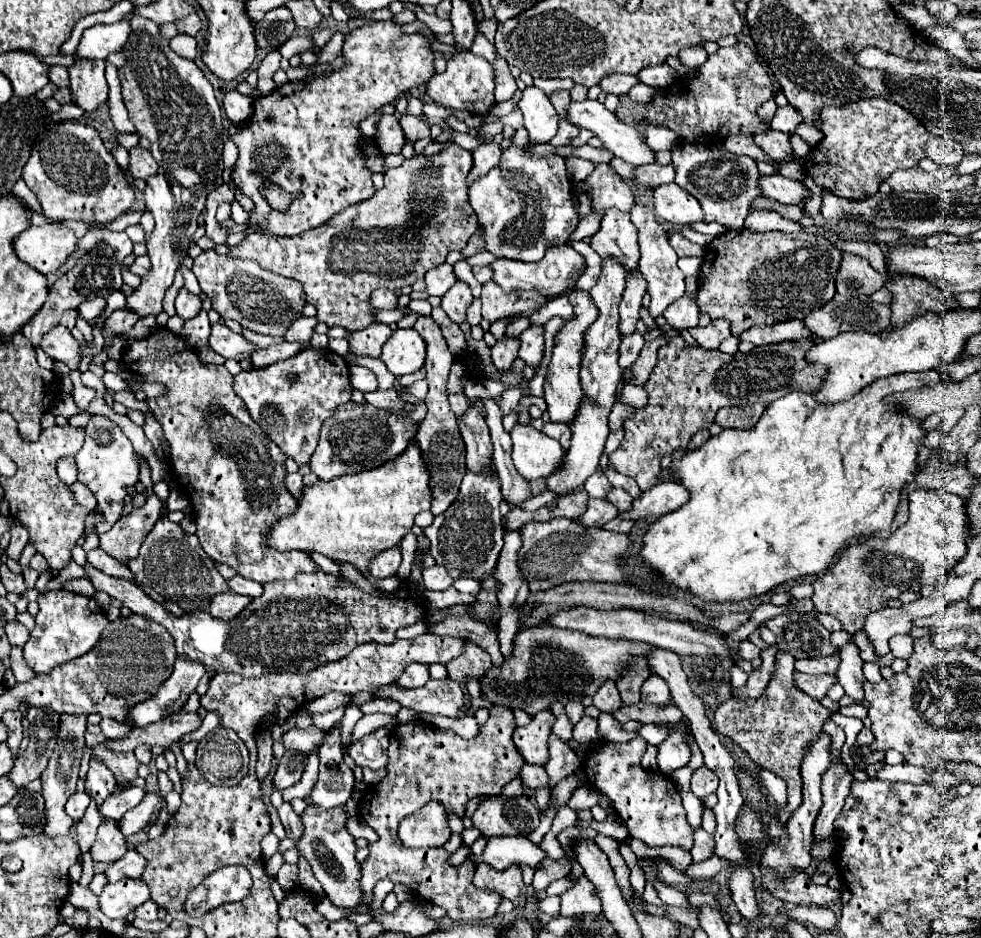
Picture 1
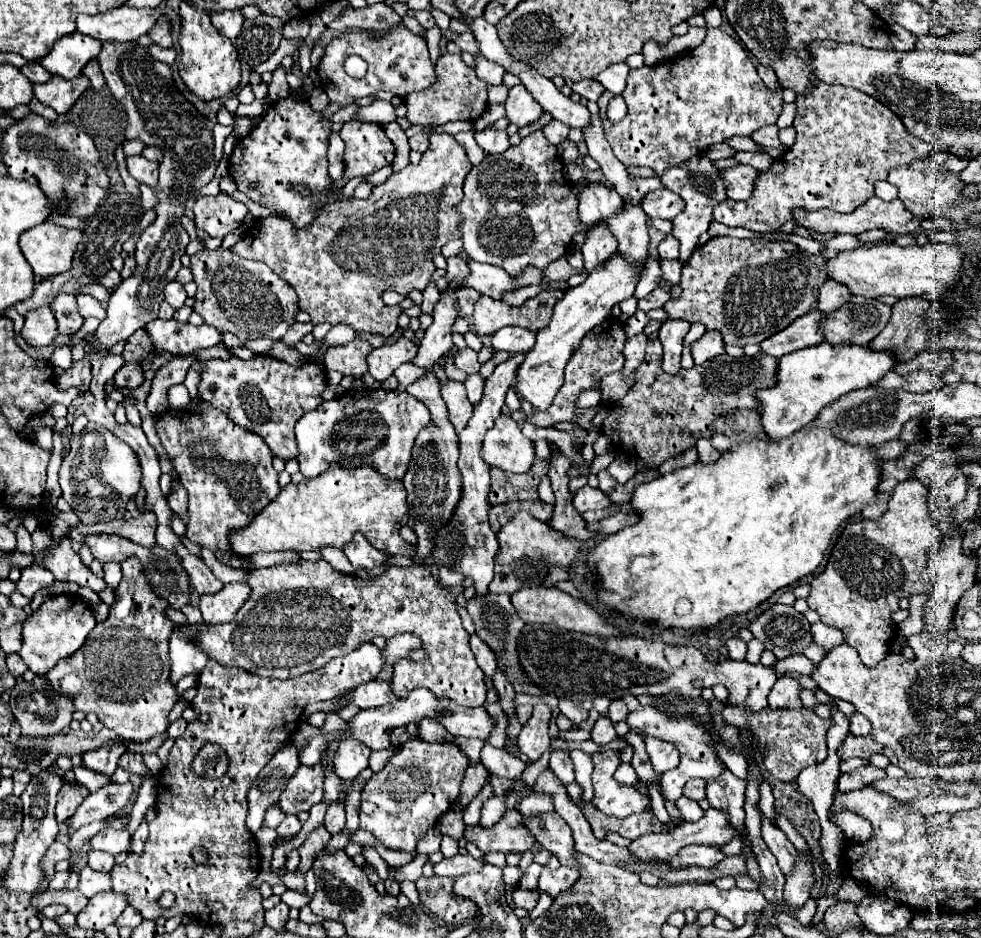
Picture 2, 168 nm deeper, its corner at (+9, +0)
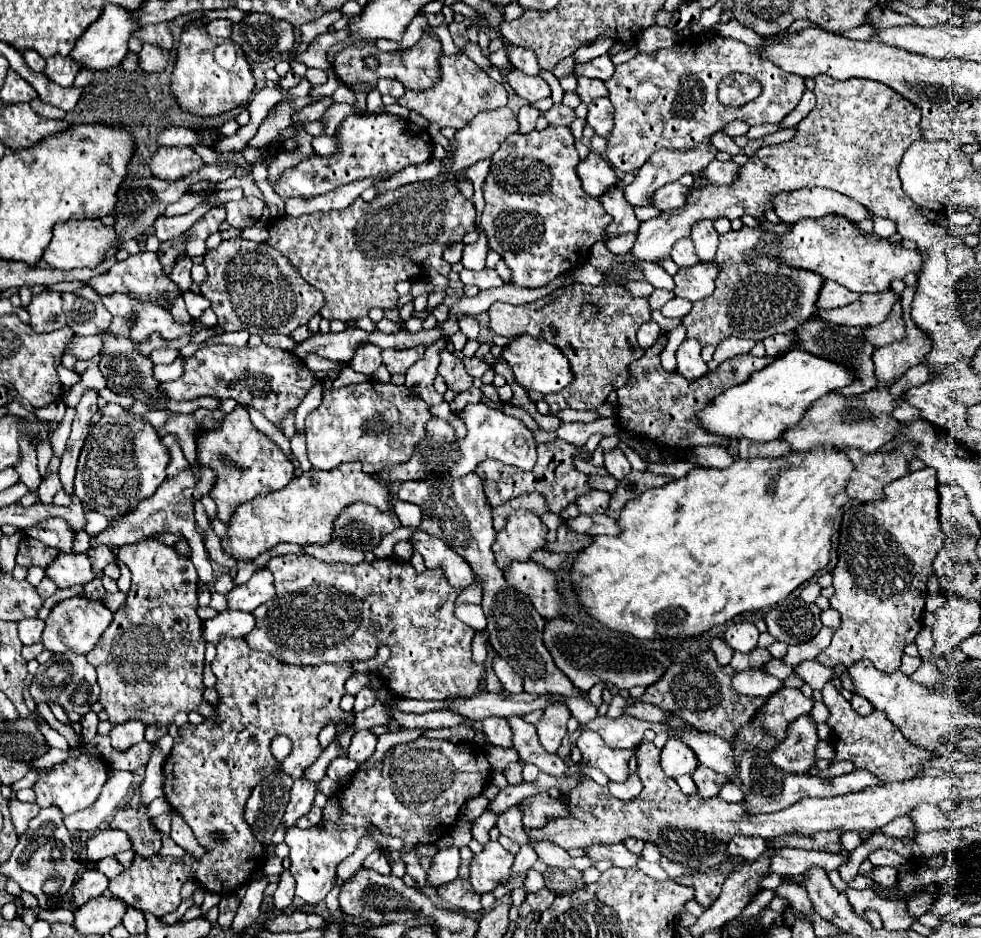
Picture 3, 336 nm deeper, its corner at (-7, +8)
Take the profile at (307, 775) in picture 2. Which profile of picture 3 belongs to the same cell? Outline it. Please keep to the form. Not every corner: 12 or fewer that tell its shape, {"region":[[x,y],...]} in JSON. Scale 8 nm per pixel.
{"region":[[294,780],[282,824],[292,828],[314,804],[316,784]]}

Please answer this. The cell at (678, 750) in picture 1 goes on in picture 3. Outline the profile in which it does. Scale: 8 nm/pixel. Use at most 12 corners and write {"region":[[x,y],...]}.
{"region":[[668,738],[660,754],[666,776],[692,774],[698,762],[692,750]]}

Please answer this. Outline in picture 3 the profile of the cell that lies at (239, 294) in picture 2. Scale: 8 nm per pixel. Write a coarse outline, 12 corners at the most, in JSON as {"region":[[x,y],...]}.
{"region":[[266,242],[208,250],[226,332],[290,334],[324,294]]}

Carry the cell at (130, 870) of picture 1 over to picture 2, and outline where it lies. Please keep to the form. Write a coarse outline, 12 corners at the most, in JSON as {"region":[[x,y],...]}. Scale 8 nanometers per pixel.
{"region":[[80,870],[78,890],[88,898],[110,890],[110,872]]}

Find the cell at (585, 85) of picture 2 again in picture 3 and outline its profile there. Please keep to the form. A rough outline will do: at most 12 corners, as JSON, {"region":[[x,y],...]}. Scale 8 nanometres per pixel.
{"region":[[578,76],[576,94],[582,104],[608,96],[602,80]]}

